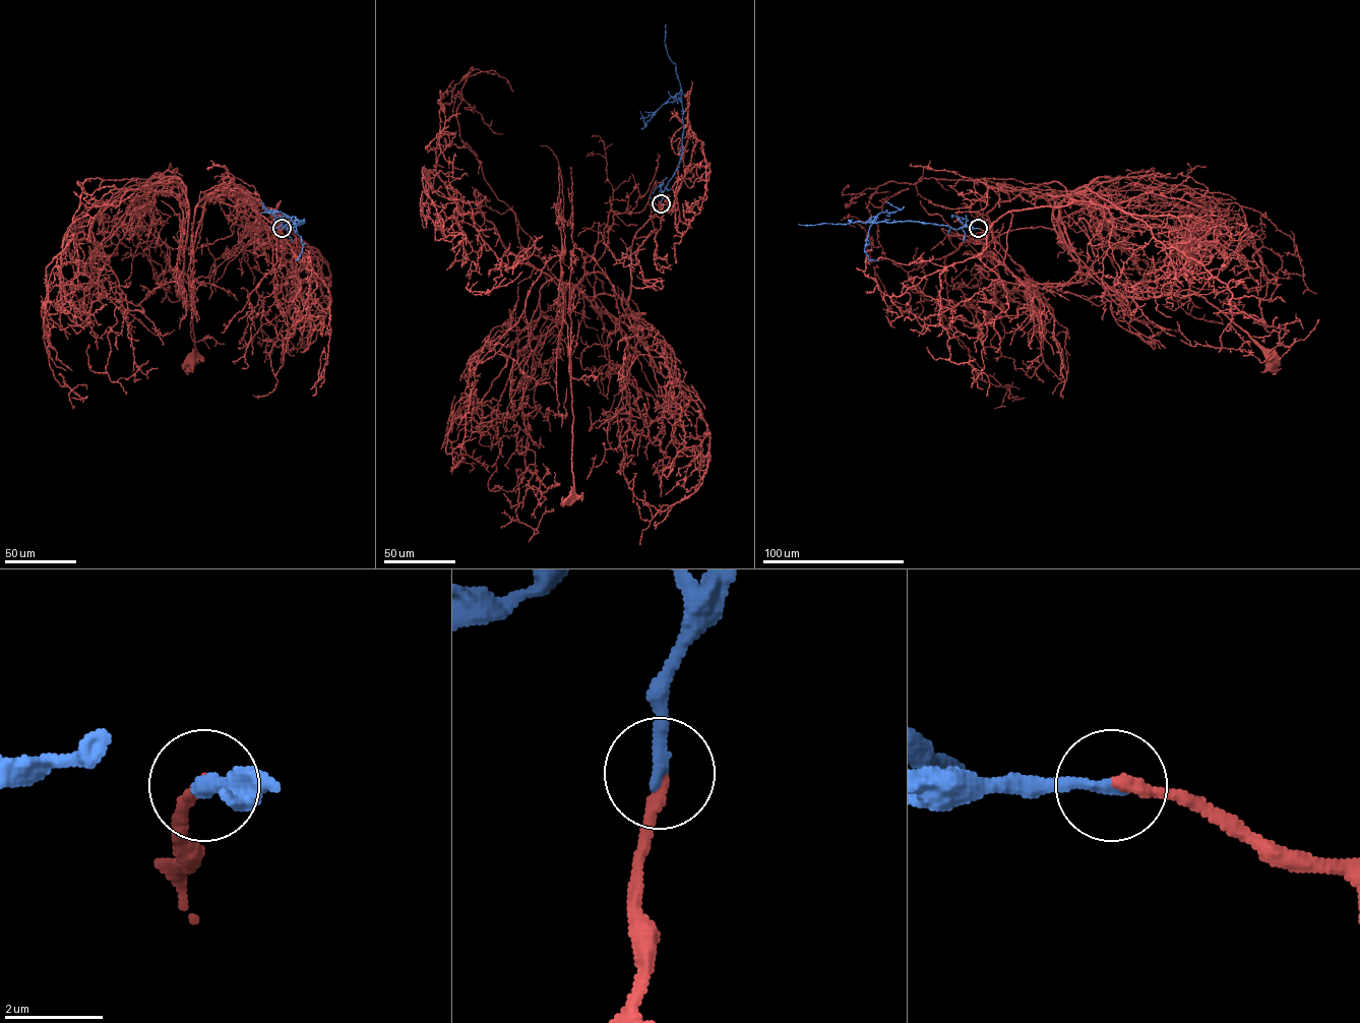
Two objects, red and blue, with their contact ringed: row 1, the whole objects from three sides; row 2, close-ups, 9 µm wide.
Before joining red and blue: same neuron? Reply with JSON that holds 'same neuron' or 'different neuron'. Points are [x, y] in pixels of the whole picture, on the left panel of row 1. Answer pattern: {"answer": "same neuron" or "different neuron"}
{"answer": "same neuron"}

